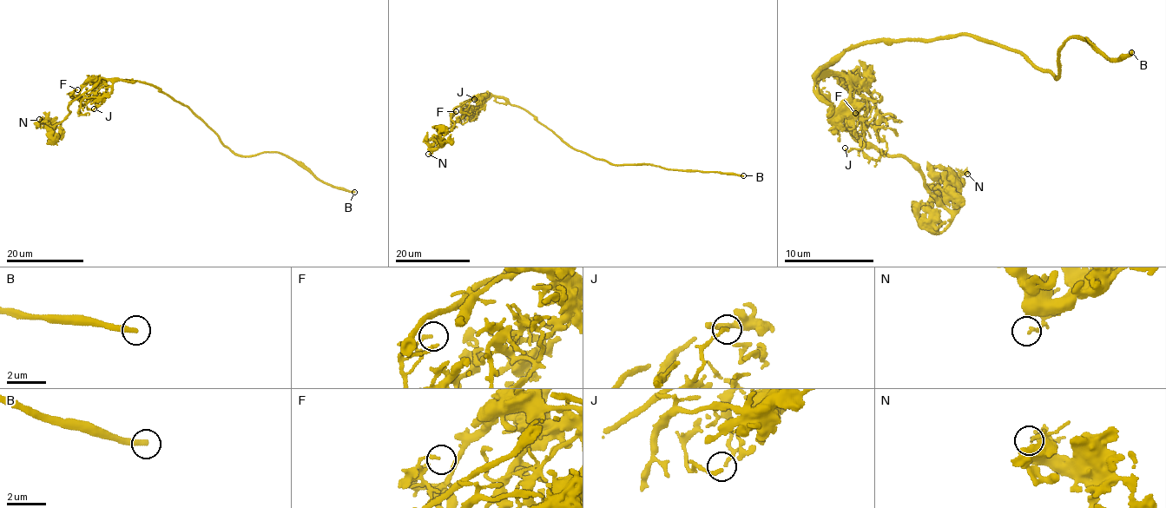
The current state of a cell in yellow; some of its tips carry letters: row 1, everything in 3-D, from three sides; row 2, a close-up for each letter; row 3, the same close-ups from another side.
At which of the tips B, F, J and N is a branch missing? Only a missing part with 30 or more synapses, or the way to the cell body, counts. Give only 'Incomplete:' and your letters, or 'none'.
Incomplete: B

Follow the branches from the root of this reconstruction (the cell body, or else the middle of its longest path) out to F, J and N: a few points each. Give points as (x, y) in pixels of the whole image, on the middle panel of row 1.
F: (559, 137), (527, 110), (503, 98), (490, 96), (460, 120), (451, 121), (450, 114), (456, 111)
J: (559, 137), (527, 110), (507, 103), (503, 98), (491, 96), (479, 108), (467, 108), (474, 99)
N: (559, 137), (527, 110), (503, 98), (475, 95), (453, 110), (453, 128), (441, 134), (441, 145), (428, 154)

